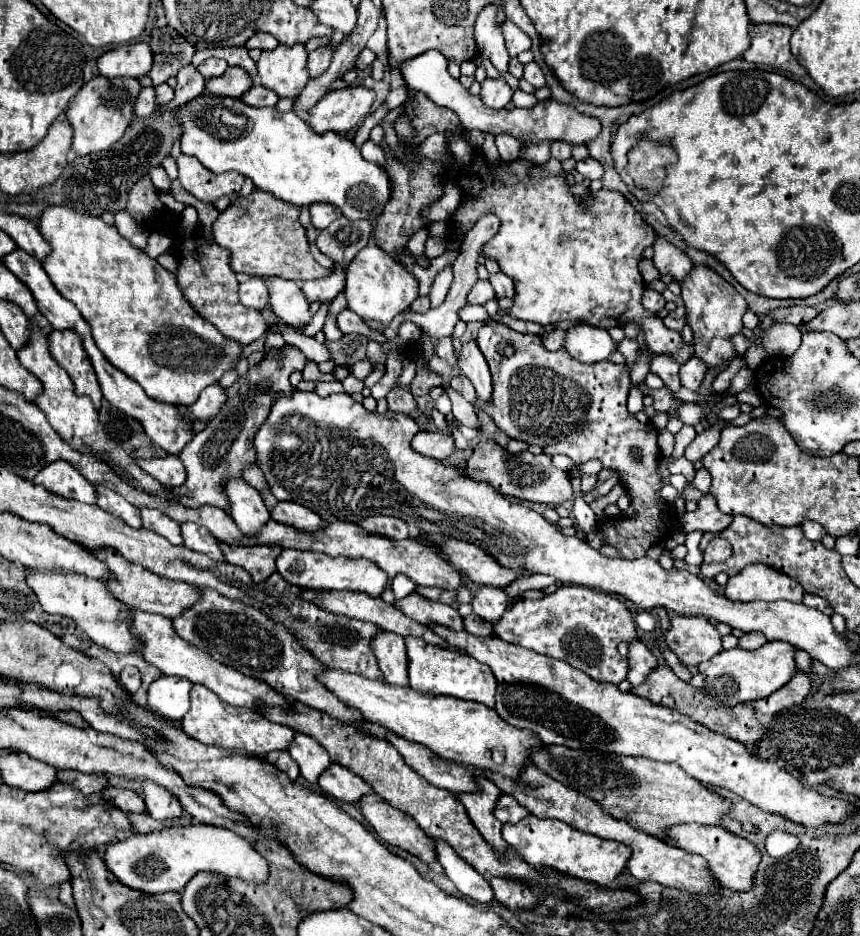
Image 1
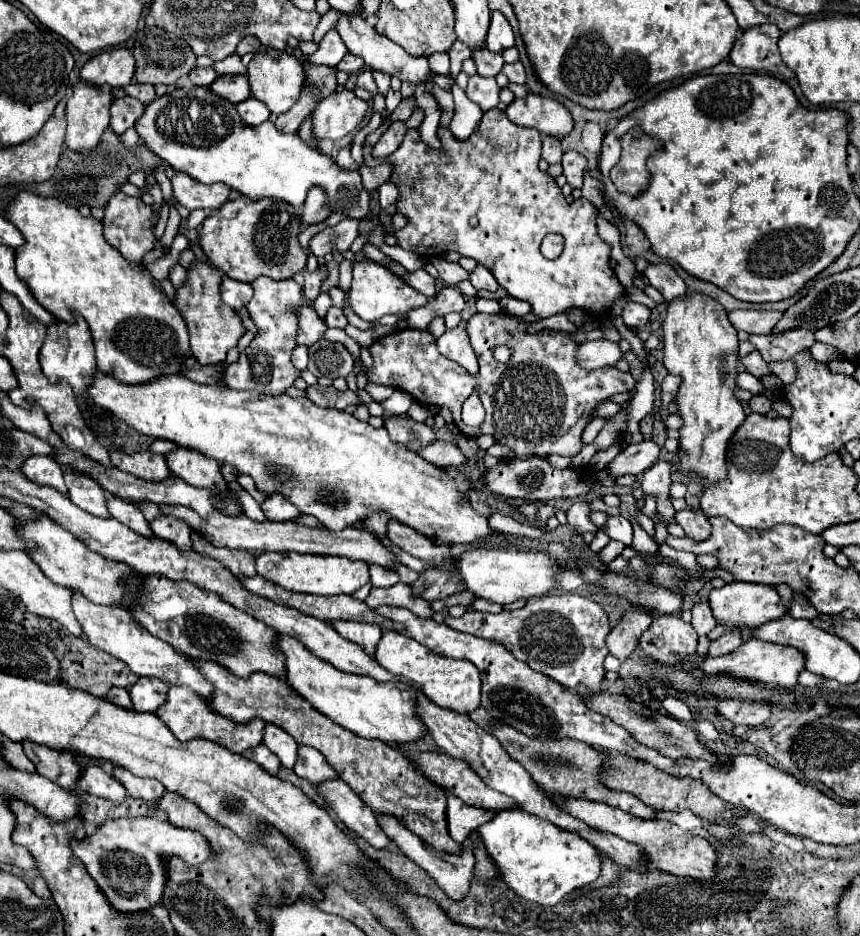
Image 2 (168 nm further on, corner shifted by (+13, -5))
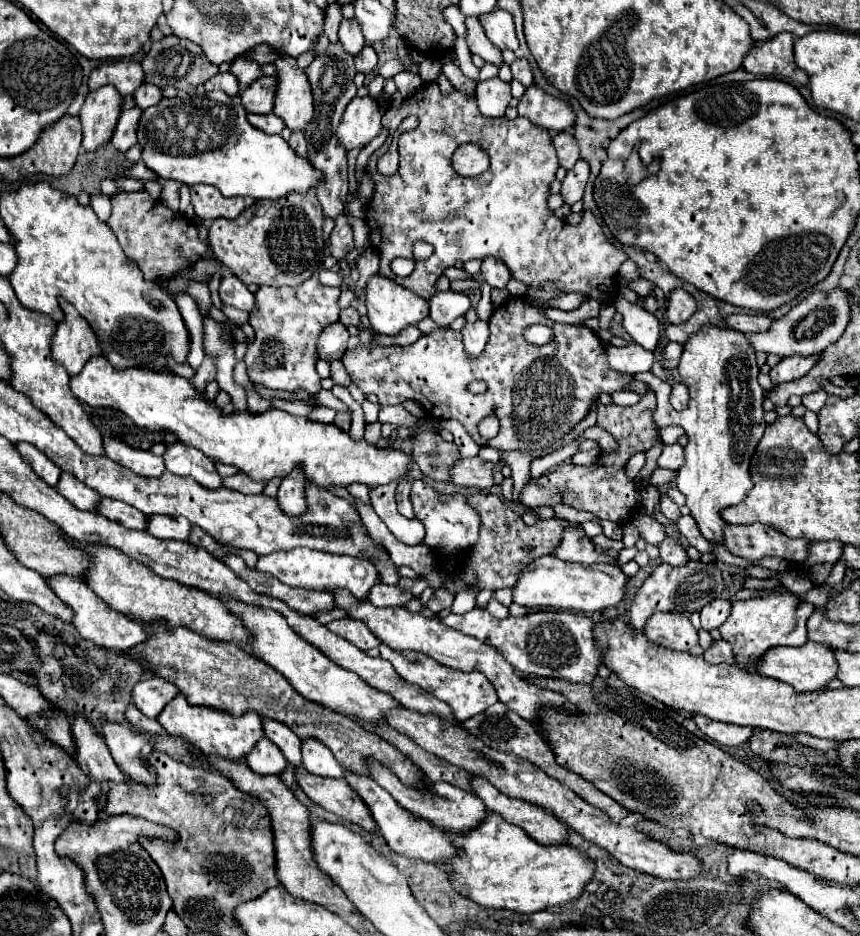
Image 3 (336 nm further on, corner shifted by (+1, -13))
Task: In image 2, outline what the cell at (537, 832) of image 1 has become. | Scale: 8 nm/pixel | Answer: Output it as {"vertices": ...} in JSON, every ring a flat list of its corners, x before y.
{"vertices":[[446,792,446,796,446,822,450,836,458,844,464,844,464,838,474,830,468,838,474,844,484,844,490,860,498,866,498,878,516,896,542,906,554,906,572,890,586,886,598,878,598,852,590,842,578,838,578,834,570,834,554,826,552,822,546,822,522,810,504,810,496,814,490,810,478,810,474,806,468,806,450,792]]}

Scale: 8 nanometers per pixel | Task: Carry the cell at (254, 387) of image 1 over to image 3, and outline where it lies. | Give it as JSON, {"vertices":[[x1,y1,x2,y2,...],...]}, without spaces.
{"vertices":[[312,276,296,288,262,286,256,290,254,296,256,306,250,312,250,326,254,328,256,338,248,346,244,358,252,384,270,390,284,390,290,394,298,390,316,394,320,390,320,376,314,368,318,360,316,340,326,326,338,322,340,308,336,300,340,296,340,288,322,286,318,278]]}

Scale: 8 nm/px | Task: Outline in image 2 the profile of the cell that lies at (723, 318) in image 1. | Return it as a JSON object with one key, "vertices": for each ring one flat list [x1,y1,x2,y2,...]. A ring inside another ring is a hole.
{"vertices":[[704,294,682,296,672,302,664,320,662,362,668,374,682,378,676,404,684,424,680,428,680,449,675,464,676,472,686,476,686,504,698,510,703,486,726,480,726,448,738,426,746,420,742,402,734,396,738,388,738,332,722,306],[690,472,702,475,703,482,694,482]]}

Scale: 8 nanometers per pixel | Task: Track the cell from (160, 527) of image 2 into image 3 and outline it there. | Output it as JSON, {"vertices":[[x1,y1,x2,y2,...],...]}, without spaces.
{"vertices":[[150,518,148,532,154,538,162,540,180,540,186,542,190,536,190,522,186,518]]}

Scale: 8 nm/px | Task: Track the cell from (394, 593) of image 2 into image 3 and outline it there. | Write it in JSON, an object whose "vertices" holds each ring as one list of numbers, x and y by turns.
{"vertices":[[378,582,378,586,374,586,374,590,370,590,370,596,368,596,368,600,374,606,392,606,392,608,406,606,412,598,414,598,412,592,406,592,398,586,388,586,384,582]]}

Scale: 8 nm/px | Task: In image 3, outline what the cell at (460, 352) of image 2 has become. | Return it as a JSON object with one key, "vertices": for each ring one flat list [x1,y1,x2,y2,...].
{"vertices":[[482,320,466,324,462,328,462,342,464,342,464,352,470,358,478,358,488,344,488,324]]}

